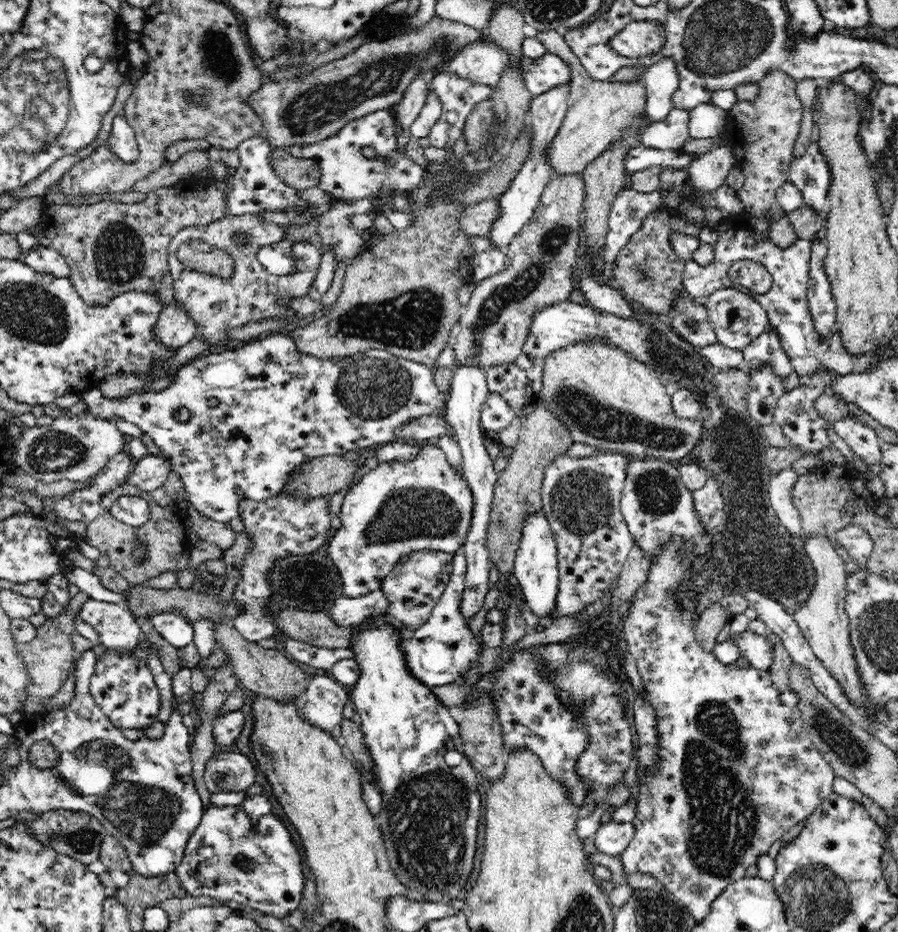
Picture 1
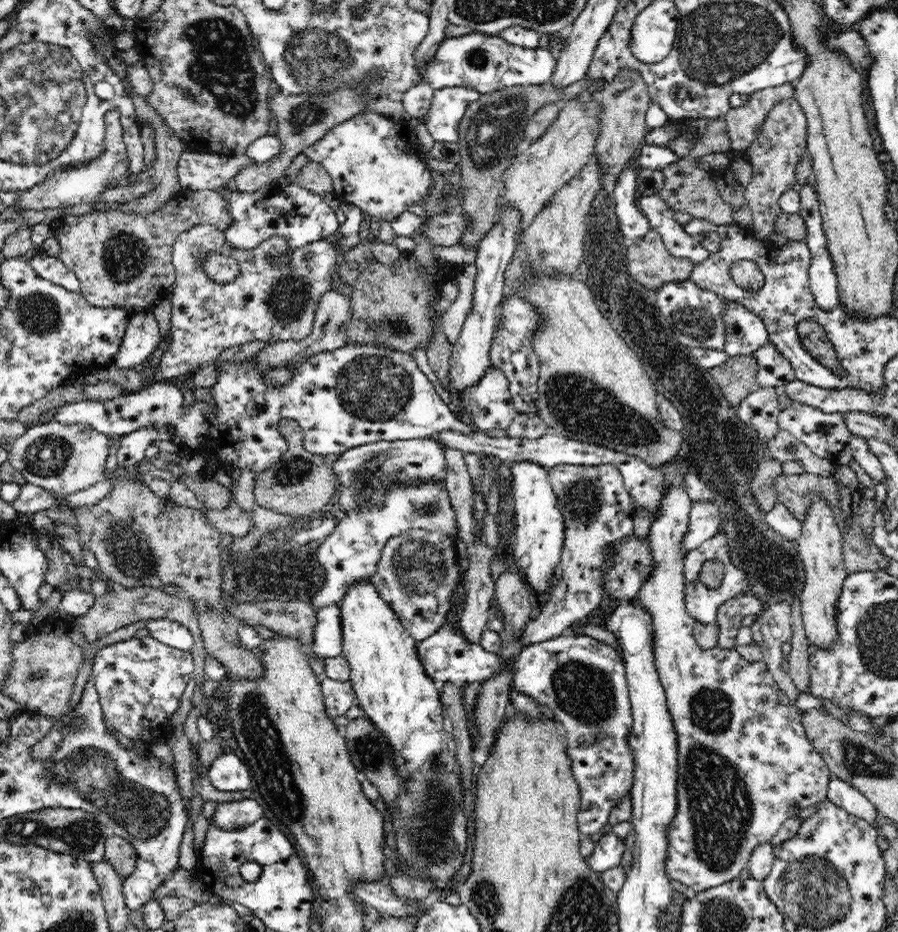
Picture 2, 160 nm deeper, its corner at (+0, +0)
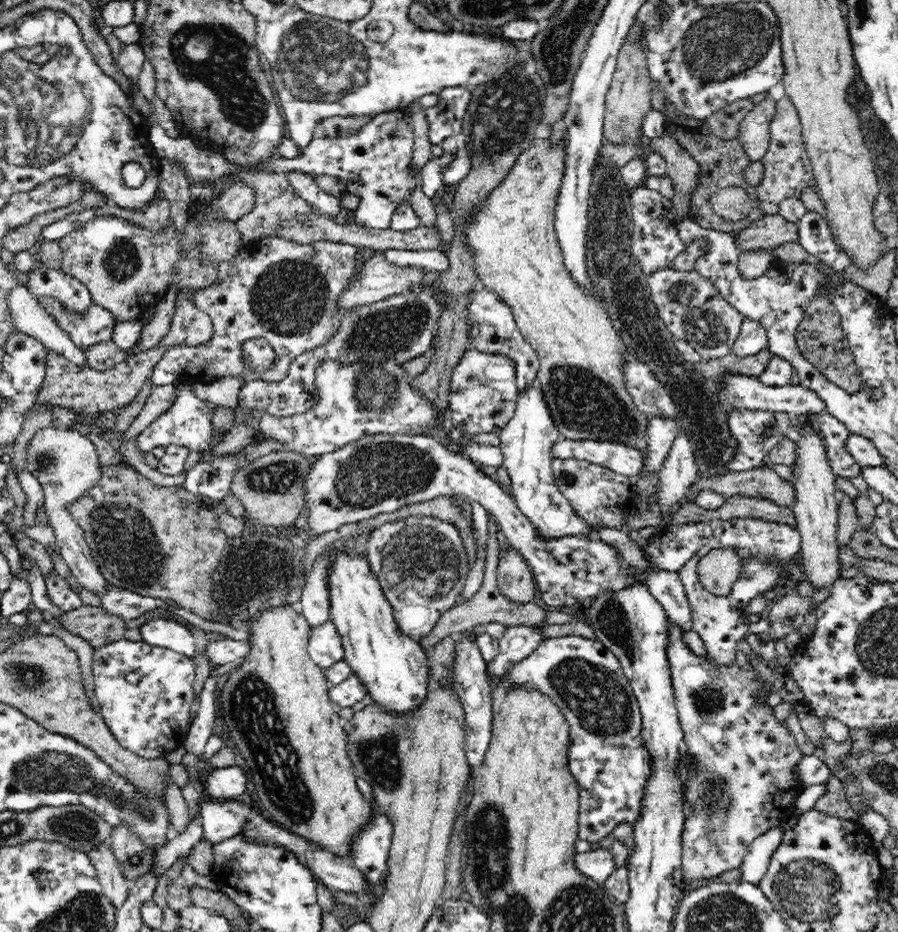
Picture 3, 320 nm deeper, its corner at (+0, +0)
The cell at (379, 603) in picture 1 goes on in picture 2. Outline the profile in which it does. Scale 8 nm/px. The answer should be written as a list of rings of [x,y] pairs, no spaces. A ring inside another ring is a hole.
[[[338,603],[317,611],[314,640],[309,648],[318,658],[334,658],[342,654],[343,637]]]

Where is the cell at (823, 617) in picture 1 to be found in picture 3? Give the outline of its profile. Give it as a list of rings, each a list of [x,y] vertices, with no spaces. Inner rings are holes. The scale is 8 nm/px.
[[[813,414],[797,415],[792,417],[792,424],[797,424],[797,434],[793,435],[795,441],[796,456],[791,466],[793,472],[793,488],[795,493],[795,504],[791,512],[795,515],[797,530],[801,535],[800,562],[803,564],[806,581],[810,582],[817,590],[821,588],[830,589],[841,577],[842,567],[838,561],[839,541],[839,506],[836,504],[834,492],[836,486],[834,481],[837,476],[830,469],[824,437],[822,433],[812,429],[810,419]]]

